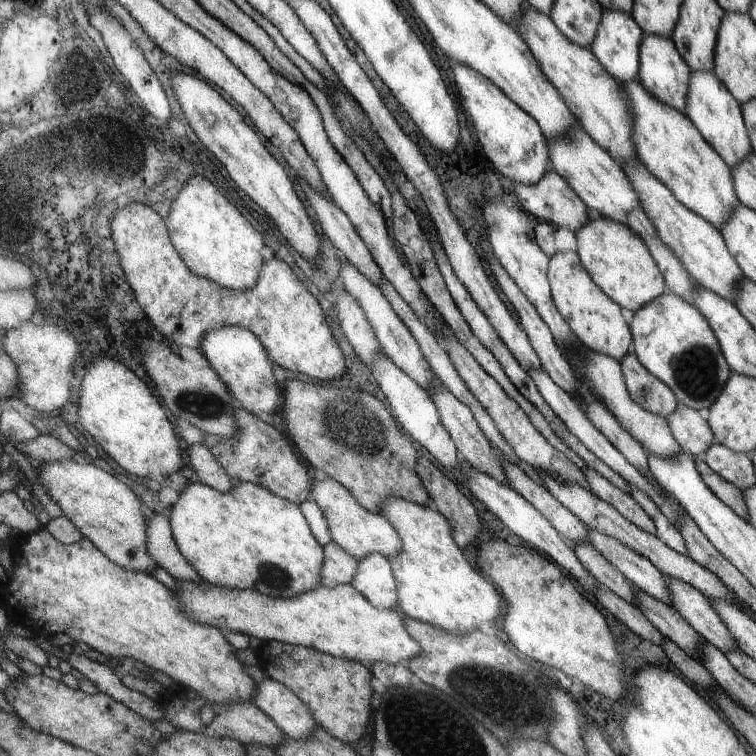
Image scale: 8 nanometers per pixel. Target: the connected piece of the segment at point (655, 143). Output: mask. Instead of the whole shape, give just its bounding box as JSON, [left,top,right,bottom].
[622,78,739,228]

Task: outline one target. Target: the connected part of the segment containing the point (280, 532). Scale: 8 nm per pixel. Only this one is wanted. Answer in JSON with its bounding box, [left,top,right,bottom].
[168,478,325,599]

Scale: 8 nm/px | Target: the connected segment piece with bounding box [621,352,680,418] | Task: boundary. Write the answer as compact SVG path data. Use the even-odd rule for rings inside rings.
M634 352L625 354L621 360L621 369L624 371L629 394L644 410L668 418L677 409L680 403L674 390L657 375L646 370Z

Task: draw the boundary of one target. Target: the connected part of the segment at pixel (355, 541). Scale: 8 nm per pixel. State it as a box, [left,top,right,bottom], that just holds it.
[309,476,403,560]

